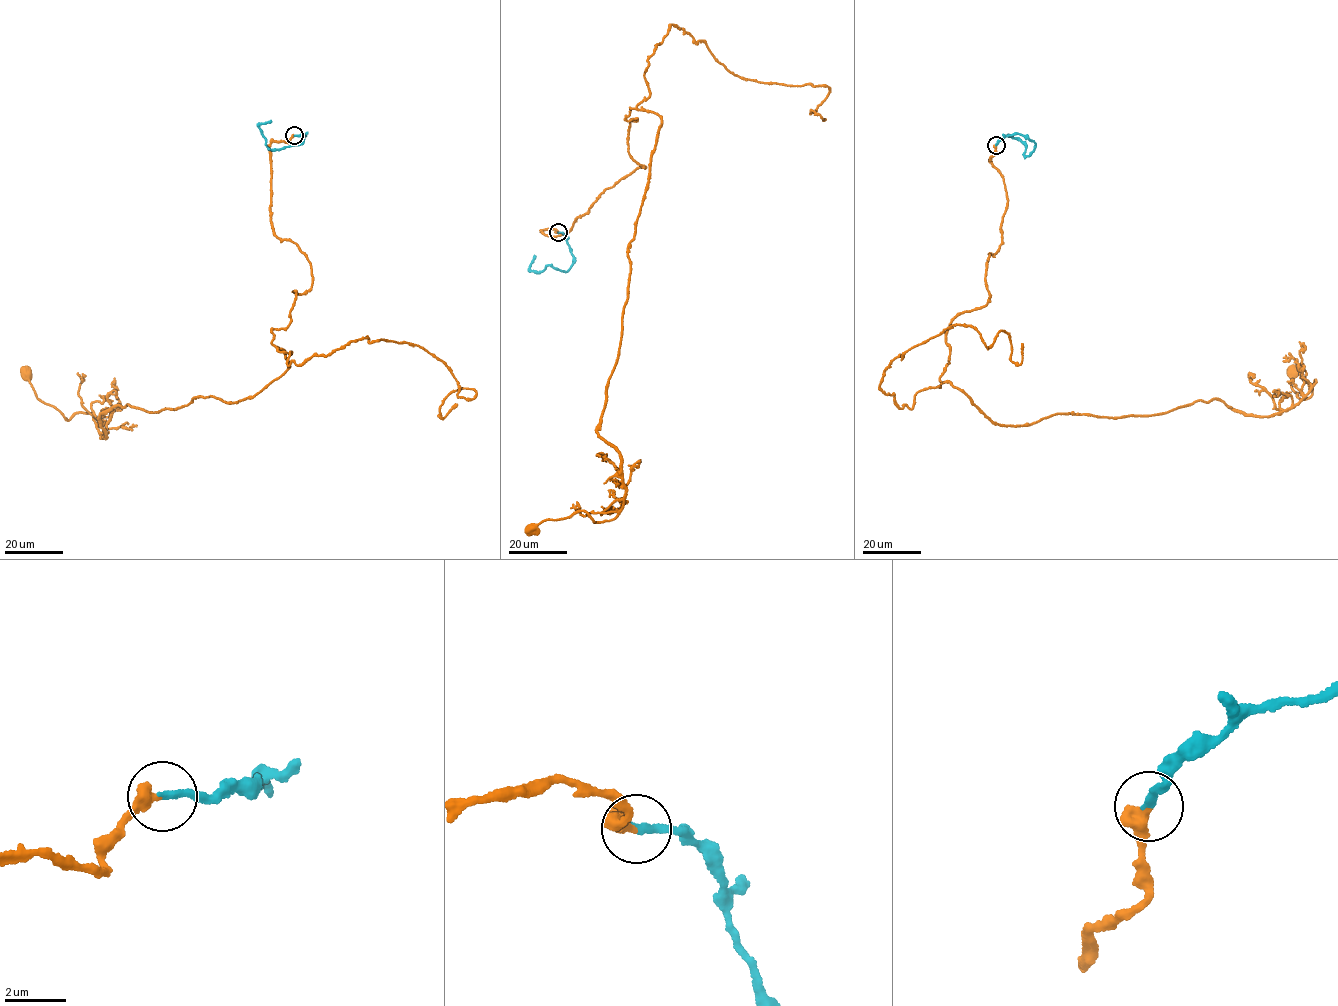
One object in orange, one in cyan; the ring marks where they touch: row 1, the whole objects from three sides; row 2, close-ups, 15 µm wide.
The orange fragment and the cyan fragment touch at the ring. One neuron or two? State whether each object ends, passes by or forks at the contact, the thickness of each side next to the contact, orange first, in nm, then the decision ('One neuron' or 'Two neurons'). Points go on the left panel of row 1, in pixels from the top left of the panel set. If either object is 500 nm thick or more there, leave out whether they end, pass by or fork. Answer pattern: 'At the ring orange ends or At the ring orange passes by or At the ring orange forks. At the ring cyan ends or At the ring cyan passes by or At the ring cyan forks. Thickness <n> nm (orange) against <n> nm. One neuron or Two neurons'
At the ring orange ends. At the ring cyan ends. Thickness 400 nm (orange) against 240 nm. One neuron

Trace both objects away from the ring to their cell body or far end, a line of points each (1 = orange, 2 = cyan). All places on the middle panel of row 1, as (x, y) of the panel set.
1: (558, 232), (542, 232), (645, 166), (630, 108), (659, 115), (597, 431), (623, 505), (531, 531)
2: (558, 232), (565, 235), (574, 261), (566, 271), (550, 265), (541, 272), (534, 272), (529, 268), (534, 255)

